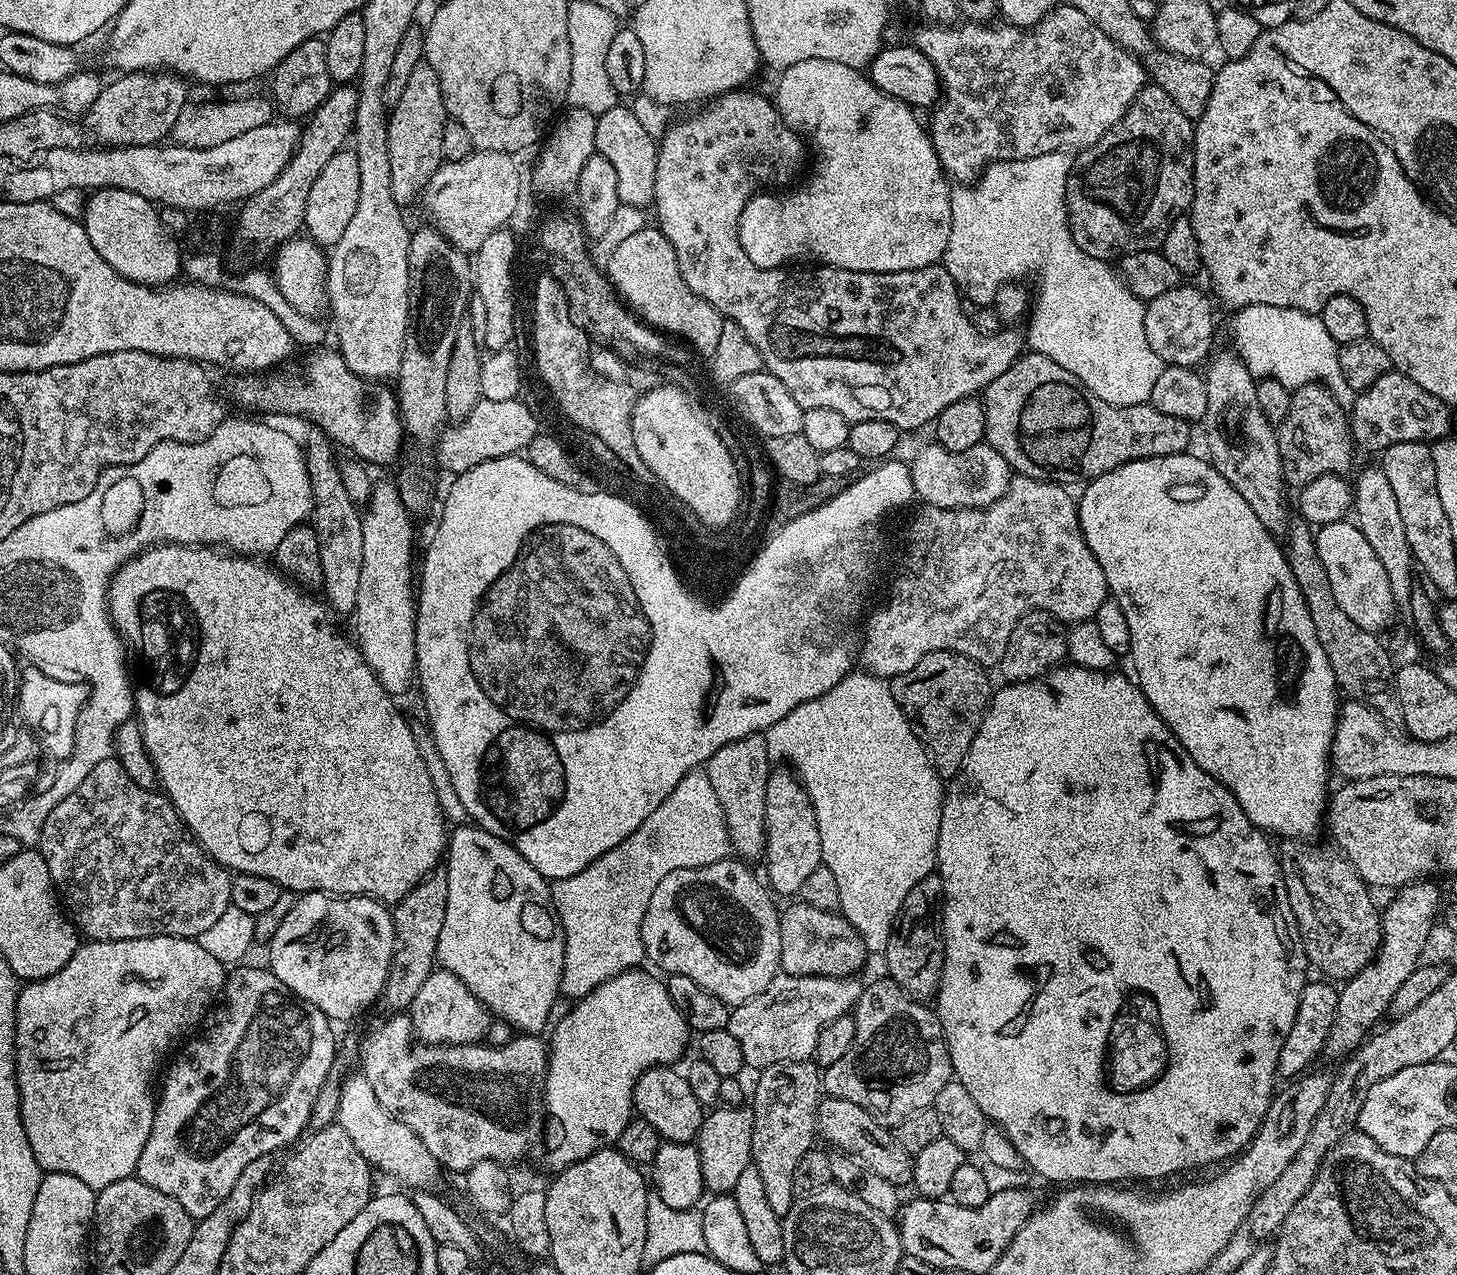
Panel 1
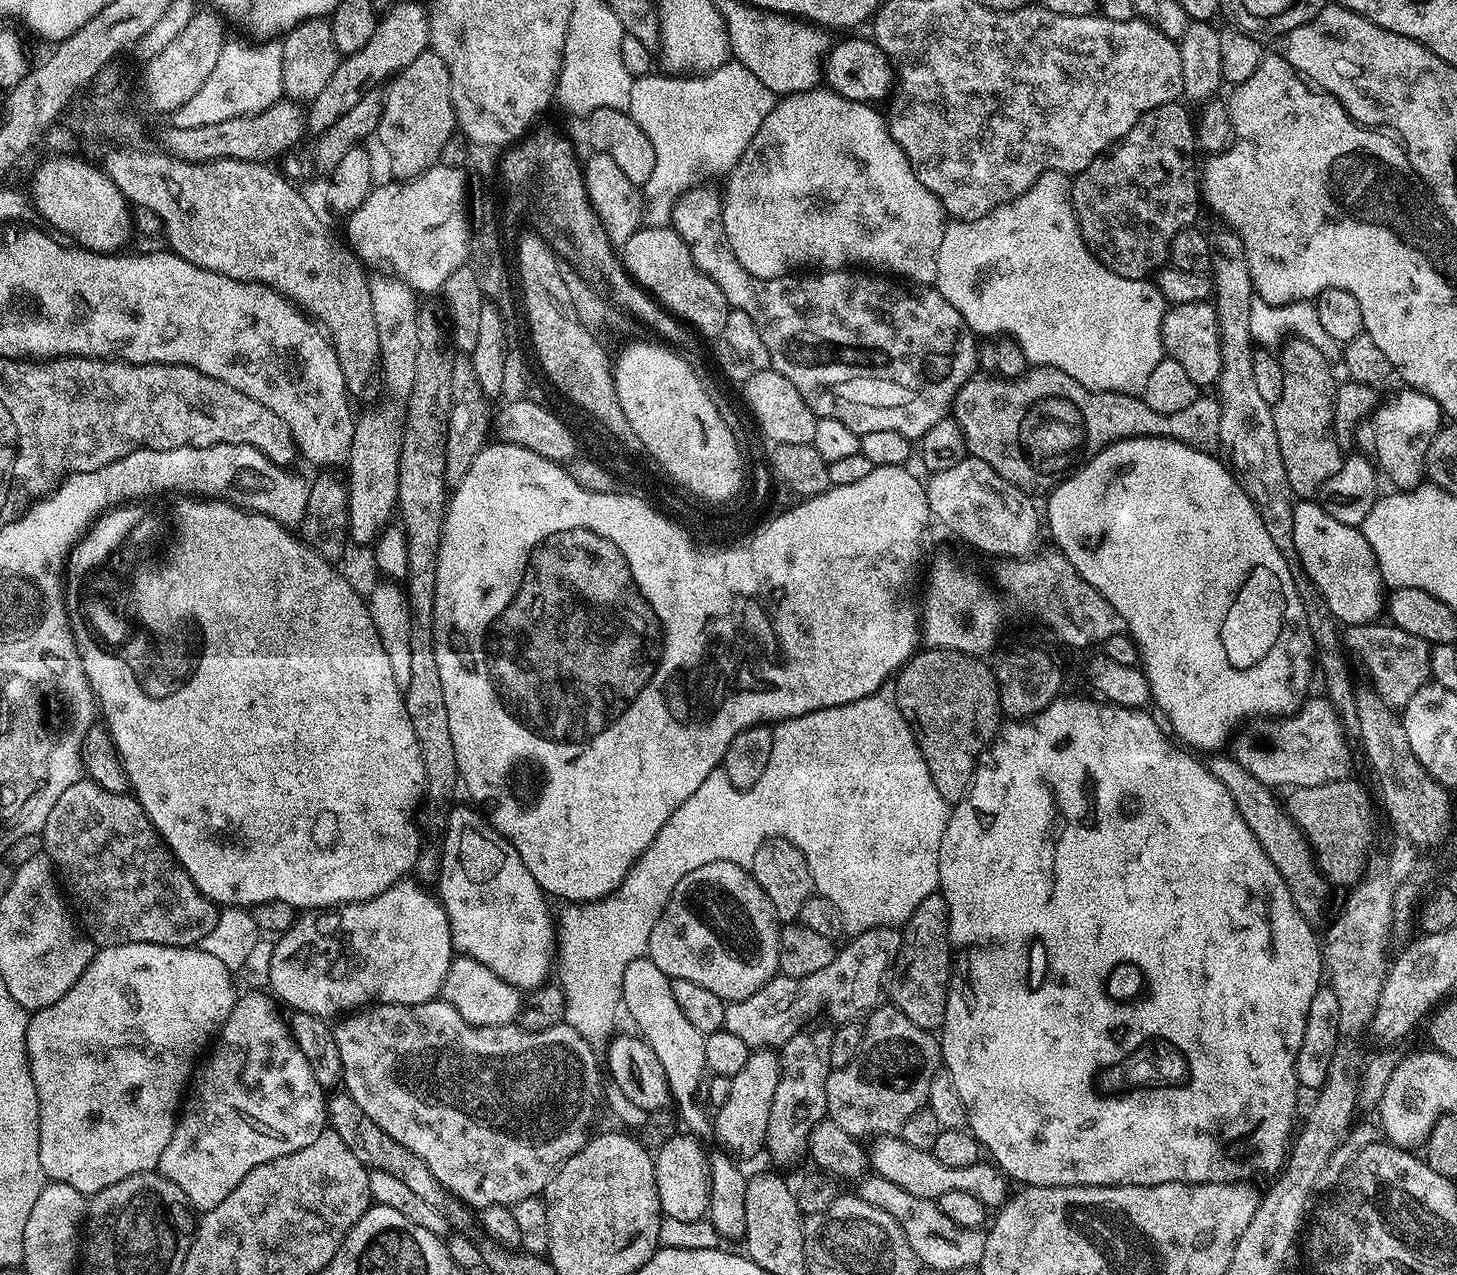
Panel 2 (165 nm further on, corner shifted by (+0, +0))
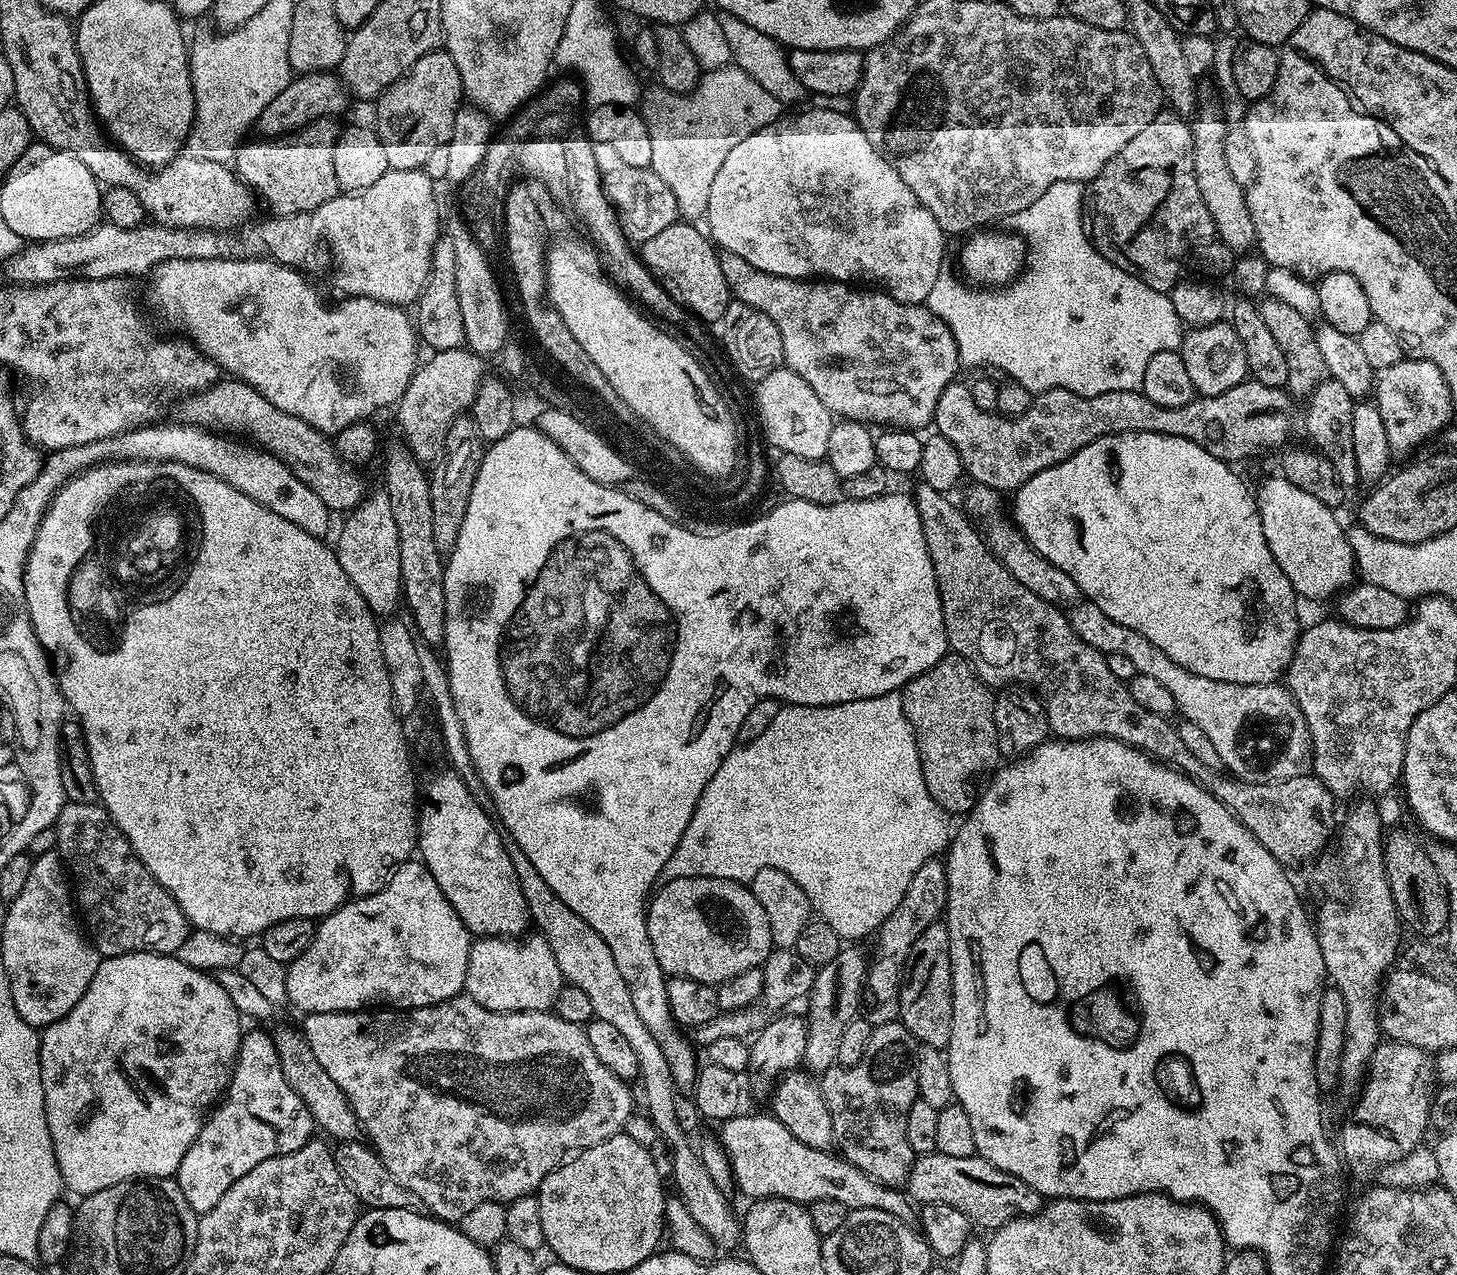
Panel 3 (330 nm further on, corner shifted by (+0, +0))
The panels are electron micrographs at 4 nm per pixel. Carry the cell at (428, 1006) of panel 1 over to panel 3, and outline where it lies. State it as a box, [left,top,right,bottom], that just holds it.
[464,934,566,1012]

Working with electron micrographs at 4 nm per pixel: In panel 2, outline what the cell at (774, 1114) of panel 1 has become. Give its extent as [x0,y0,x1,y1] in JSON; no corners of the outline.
[766,1030,832,1164]

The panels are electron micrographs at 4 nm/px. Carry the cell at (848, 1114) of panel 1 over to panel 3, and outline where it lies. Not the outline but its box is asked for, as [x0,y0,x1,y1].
[906,1151,1042,1229]

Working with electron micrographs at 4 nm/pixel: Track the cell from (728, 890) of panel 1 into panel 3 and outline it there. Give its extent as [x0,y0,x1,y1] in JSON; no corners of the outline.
[646,876,774,986]

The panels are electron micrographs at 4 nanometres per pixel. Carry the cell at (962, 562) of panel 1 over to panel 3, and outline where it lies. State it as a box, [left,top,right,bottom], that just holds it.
[1070,602,1310,784]

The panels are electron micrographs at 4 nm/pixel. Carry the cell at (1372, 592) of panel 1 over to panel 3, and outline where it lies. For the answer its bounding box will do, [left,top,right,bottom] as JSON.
[1255,474,1357,600]

